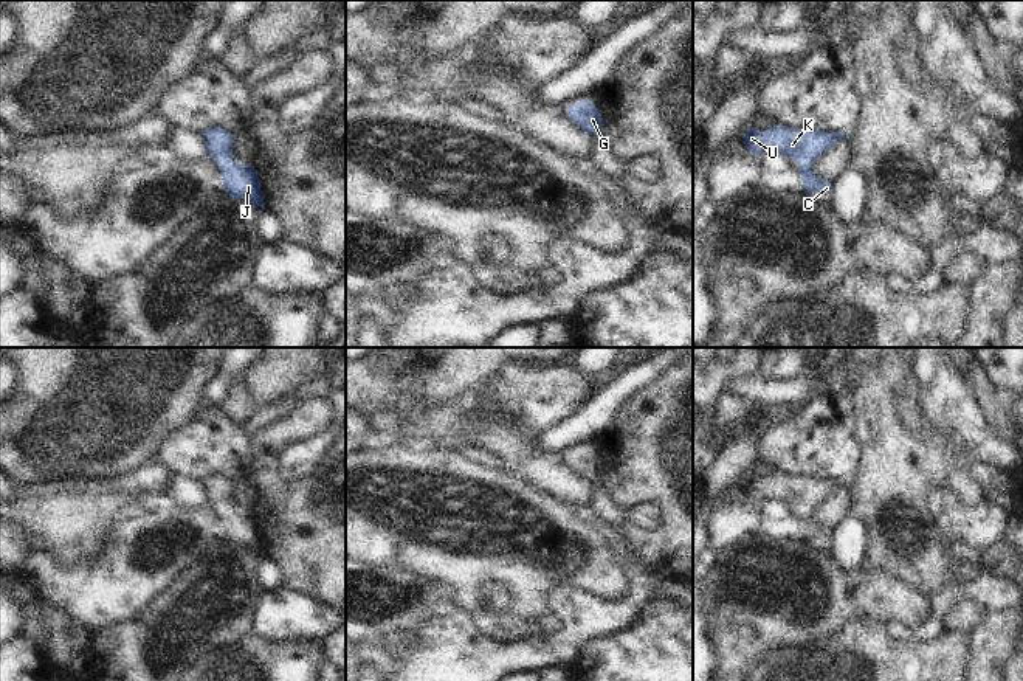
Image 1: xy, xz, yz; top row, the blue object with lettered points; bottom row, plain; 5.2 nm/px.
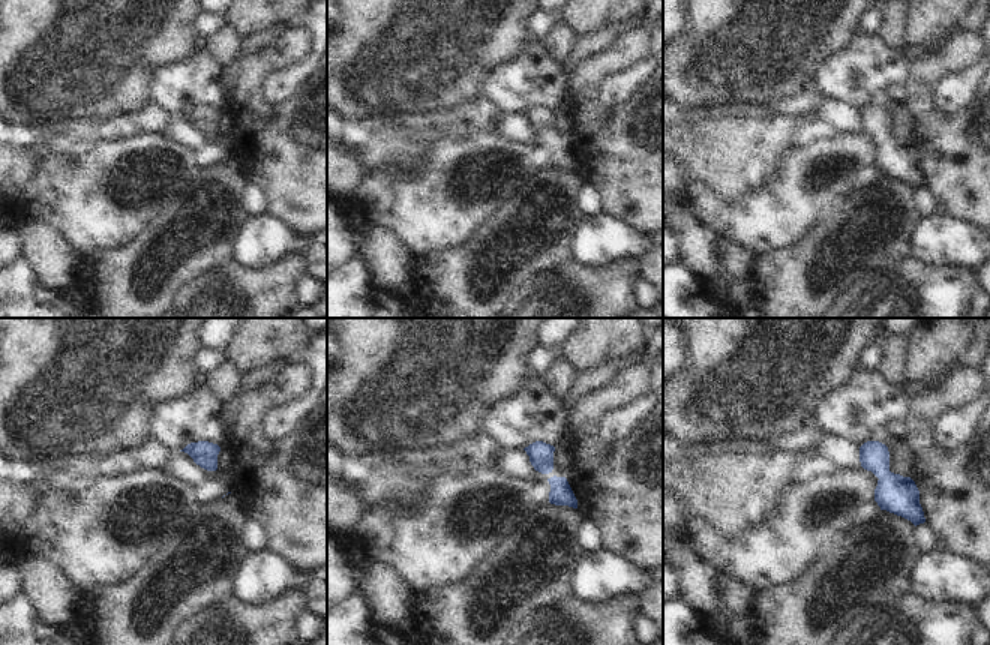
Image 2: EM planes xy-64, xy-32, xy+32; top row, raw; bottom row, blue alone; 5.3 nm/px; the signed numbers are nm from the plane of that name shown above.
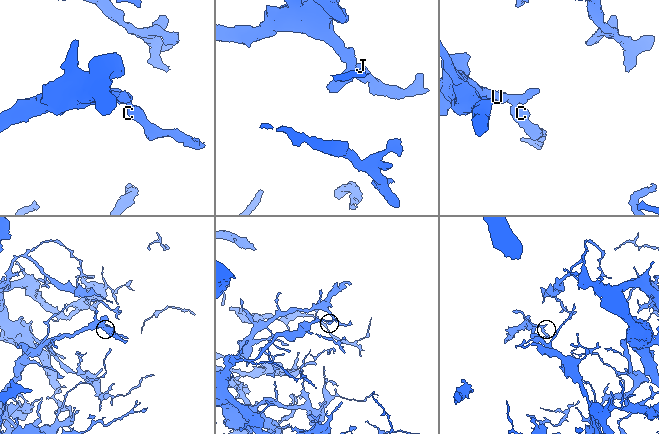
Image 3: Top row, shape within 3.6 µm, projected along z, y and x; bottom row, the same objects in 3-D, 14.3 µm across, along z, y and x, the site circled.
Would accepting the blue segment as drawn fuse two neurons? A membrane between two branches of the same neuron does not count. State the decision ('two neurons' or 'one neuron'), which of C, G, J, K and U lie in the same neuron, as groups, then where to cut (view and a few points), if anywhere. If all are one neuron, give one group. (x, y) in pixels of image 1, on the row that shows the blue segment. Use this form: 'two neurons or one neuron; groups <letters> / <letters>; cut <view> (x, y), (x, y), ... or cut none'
one neuron; groups C G J K U; cut none

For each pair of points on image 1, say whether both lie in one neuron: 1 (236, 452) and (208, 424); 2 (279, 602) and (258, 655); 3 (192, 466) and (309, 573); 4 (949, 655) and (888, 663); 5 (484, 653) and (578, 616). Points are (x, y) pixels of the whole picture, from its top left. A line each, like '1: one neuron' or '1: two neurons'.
1: one neuron
2: two neurons
3: two neurons
4: one neuron
5: one neuron

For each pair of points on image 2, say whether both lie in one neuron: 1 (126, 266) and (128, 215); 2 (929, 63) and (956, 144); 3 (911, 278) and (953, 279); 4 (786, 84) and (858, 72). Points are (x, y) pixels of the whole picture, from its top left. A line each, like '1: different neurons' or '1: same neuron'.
1: different neurons
2: same neuron
3: same neuron
4: different neurons

